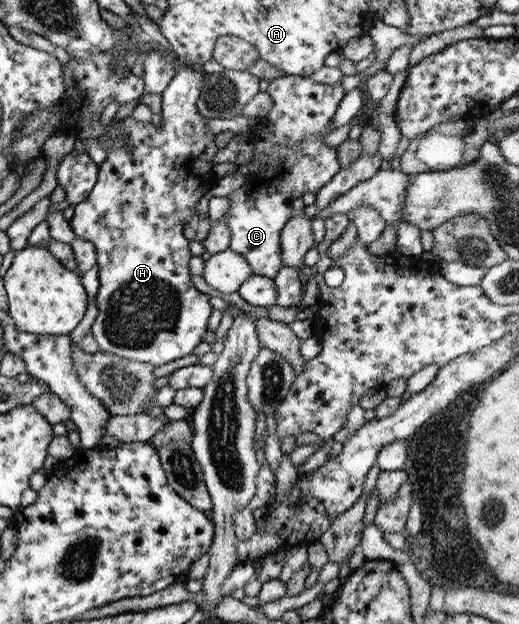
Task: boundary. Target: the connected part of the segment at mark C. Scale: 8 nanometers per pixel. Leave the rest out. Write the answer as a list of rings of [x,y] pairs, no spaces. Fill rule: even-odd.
[[[292,75],[268,82],[266,92],[272,107],[263,117],[268,124],[255,133],[261,139],[261,149],[255,149],[255,157],[263,157],[265,161],[261,168],[250,174],[244,186],[225,196],[231,199],[231,204],[219,219],[230,231],[228,249],[243,256],[252,275],[272,279],[283,266],[279,241],[282,227],[293,213],[288,204],[289,197],[301,197],[307,192],[316,194],[340,170],[336,147],[323,144],[323,137],[331,131],[328,128],[331,116],[345,97],[340,83],[323,85],[315,83],[310,76]],[[302,137],[312,140],[297,146]]]

